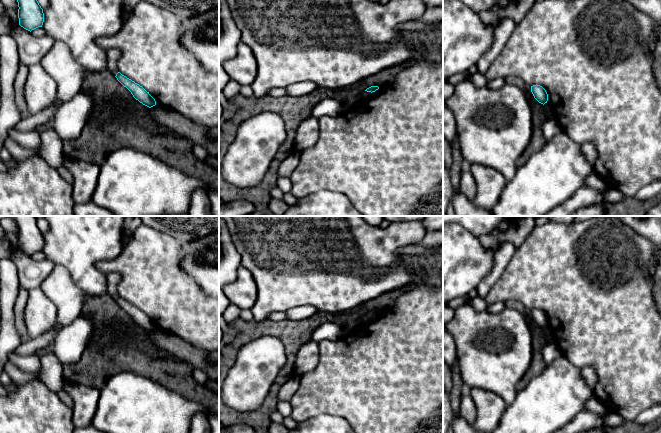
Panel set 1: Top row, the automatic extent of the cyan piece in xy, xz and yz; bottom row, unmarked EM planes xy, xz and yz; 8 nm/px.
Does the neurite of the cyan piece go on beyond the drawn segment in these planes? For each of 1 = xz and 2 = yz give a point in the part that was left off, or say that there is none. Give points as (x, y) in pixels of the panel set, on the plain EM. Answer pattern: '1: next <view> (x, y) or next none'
1: next none
2: next none

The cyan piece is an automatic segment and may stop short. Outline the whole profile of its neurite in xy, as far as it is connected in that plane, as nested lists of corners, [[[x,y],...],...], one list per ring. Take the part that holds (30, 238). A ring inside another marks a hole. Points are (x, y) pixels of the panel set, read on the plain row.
[[[14,216],[14,219],[19,231],[19,249],[30,256],[42,251],[44,237],[37,225],[37,218],[35,216]]]

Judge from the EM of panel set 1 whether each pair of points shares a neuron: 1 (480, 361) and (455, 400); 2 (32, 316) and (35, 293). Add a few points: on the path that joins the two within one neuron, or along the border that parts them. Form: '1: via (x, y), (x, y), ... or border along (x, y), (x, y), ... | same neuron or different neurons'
1: border along (458, 362), (460, 376), (464, 385) | different neurons
2: via (35, 310), (35, 299) | same neuron

